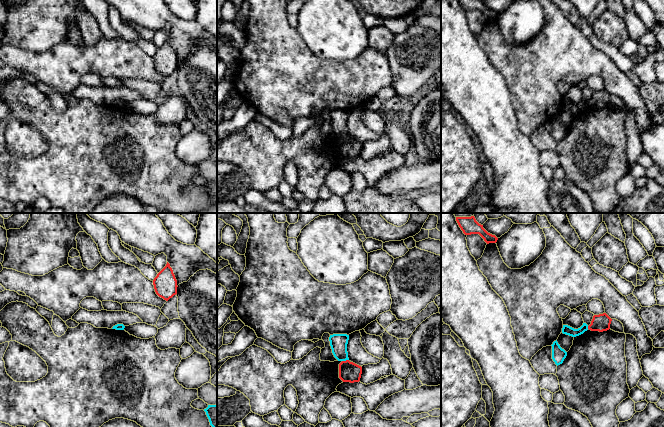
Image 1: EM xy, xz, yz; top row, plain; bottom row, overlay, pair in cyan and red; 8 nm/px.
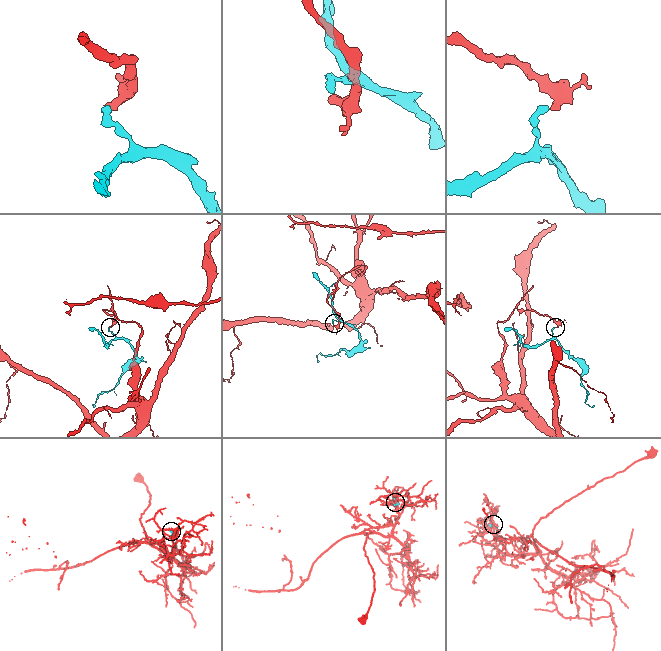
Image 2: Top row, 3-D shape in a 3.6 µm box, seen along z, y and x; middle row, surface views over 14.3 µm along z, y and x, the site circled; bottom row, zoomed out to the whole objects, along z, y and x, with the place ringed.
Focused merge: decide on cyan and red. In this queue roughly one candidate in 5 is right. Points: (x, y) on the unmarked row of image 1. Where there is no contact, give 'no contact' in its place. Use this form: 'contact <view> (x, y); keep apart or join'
contact xz (345, 136); keep apart

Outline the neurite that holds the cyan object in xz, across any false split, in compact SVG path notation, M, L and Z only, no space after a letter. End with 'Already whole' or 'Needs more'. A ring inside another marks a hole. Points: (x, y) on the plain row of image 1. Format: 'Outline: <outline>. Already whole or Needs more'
Outline: M333 110L329 113L332 129L338 137L349 136L347 128L348 116L349 111L347 110Z. Already whole

